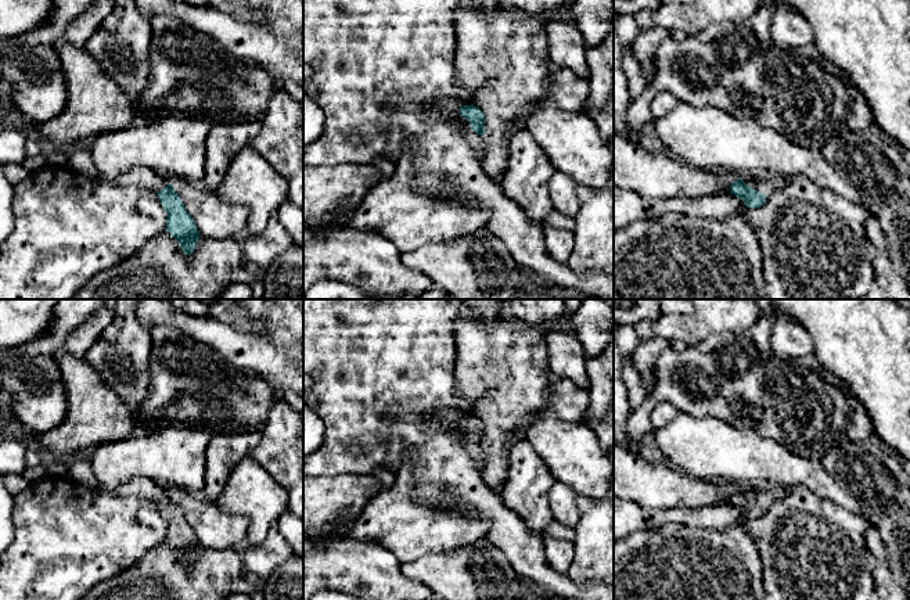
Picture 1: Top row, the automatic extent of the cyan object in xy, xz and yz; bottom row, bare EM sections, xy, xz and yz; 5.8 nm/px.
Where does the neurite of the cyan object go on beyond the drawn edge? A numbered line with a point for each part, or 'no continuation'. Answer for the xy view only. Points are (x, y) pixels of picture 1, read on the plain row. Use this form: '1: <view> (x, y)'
1: xy (143, 487)

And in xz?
1: xz (473, 449)

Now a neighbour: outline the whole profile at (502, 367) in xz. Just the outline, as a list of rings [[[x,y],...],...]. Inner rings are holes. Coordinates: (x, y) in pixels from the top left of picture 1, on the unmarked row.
[[[463,309],[454,321],[456,382],[460,396],[472,405],[474,416],[485,425],[486,443],[481,448],[482,477],[497,493],[506,488],[510,470],[507,443],[518,431],[525,431],[535,413],[548,410],[548,360],[544,345],[544,324],[530,324],[510,313],[485,321]]]

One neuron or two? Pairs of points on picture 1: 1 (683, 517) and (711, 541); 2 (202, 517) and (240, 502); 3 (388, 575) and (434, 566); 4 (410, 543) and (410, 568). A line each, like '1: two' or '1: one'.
1: two
2: two
3: two
4: two

